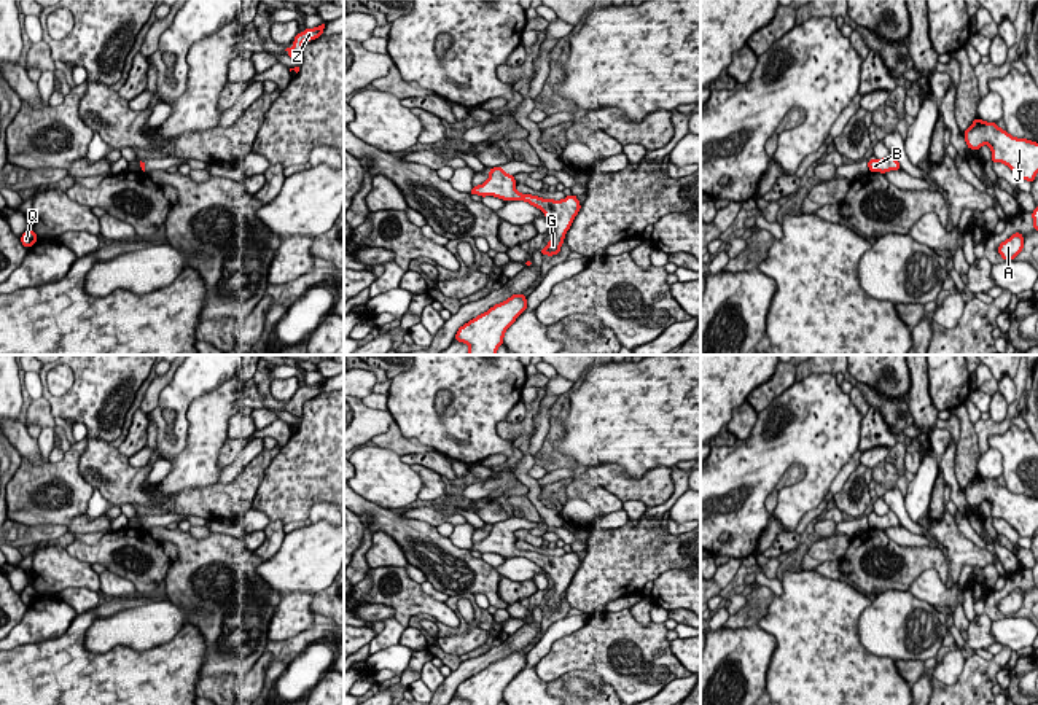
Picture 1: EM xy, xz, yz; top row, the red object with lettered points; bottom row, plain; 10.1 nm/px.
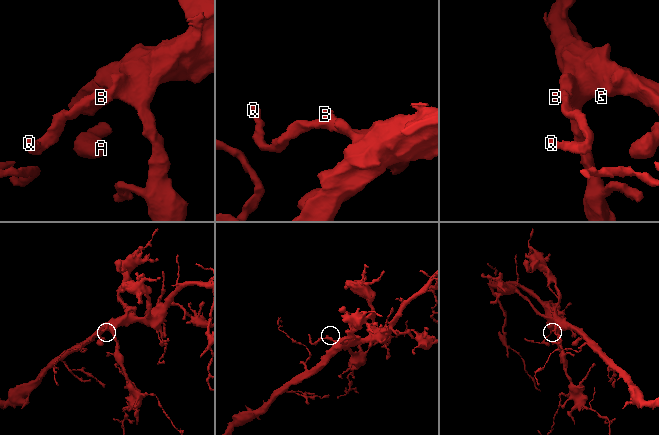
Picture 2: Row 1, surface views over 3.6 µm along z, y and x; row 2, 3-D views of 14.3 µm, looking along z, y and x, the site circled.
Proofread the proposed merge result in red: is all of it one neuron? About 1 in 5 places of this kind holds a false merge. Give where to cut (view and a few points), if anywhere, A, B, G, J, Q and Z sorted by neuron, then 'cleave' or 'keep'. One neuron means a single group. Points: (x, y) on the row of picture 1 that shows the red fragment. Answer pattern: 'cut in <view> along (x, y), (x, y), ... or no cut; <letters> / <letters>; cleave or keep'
no cut; A B G J Q Z; keep

